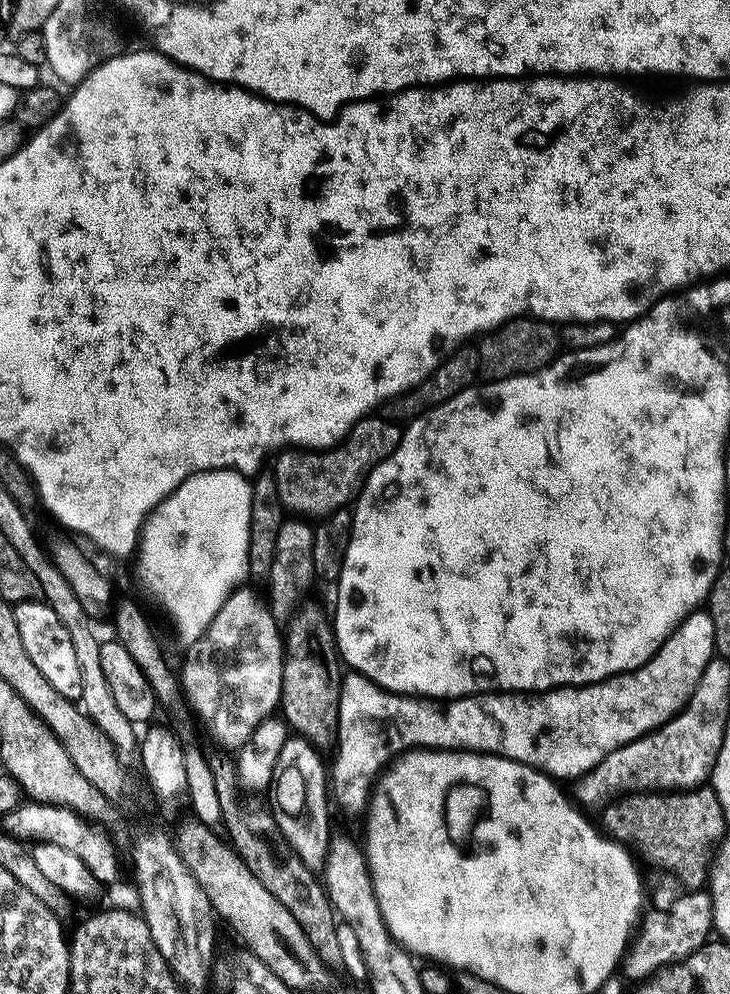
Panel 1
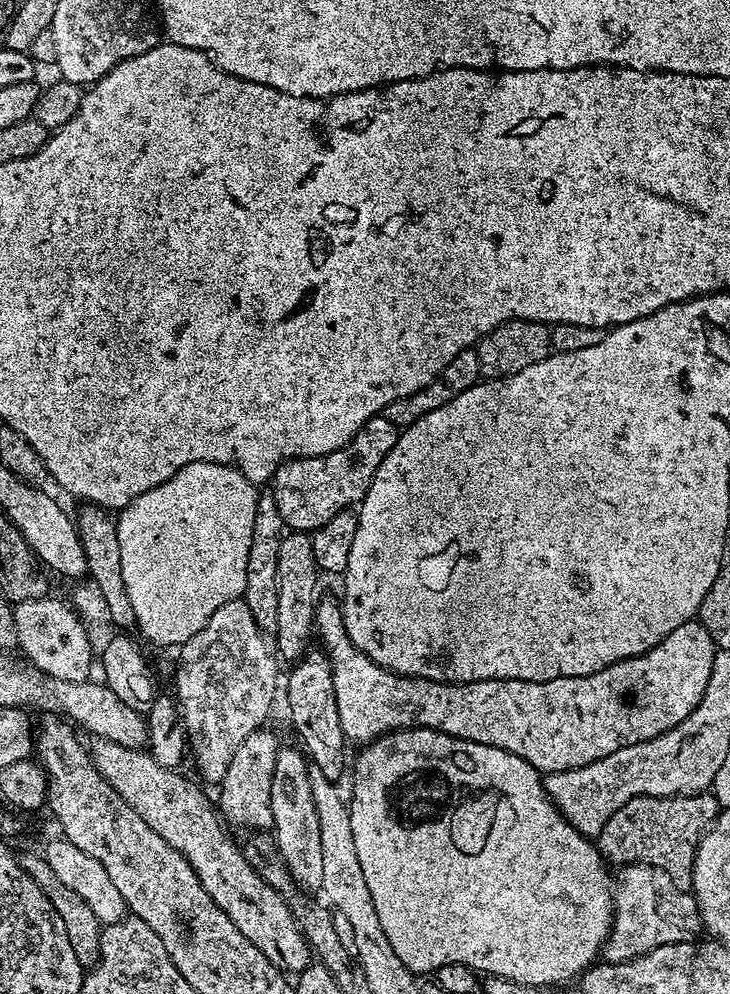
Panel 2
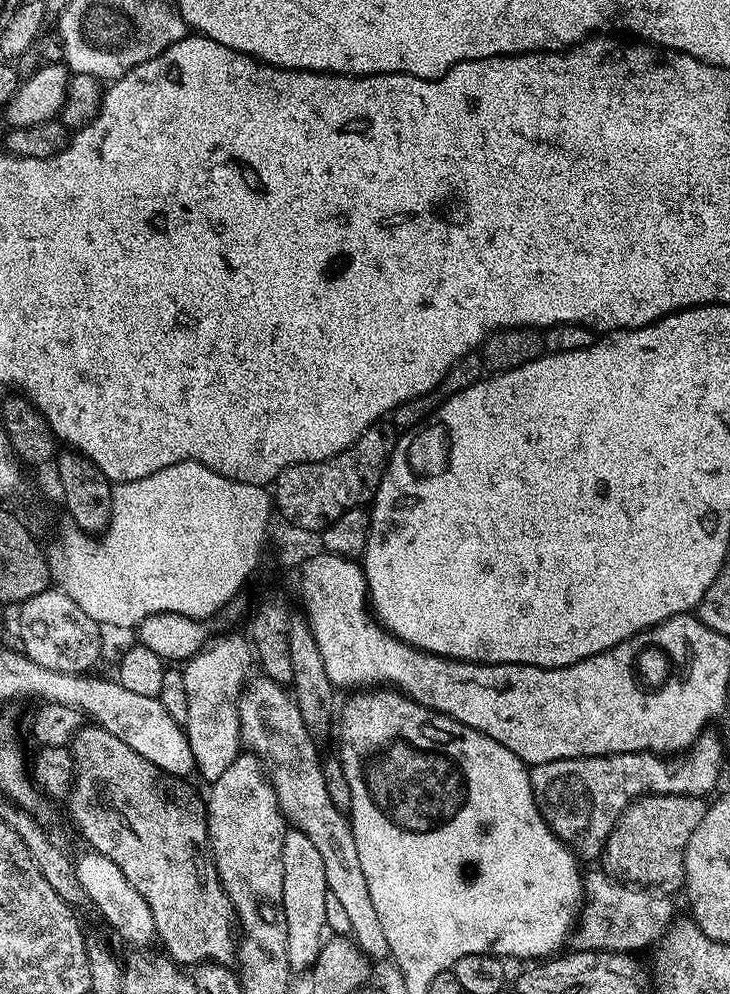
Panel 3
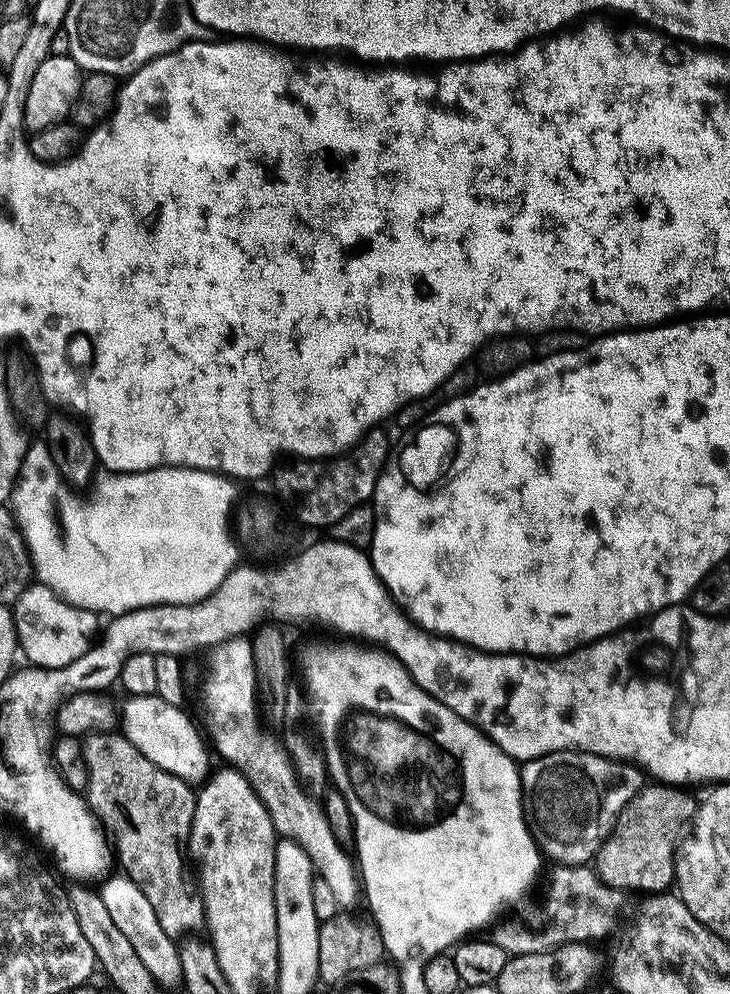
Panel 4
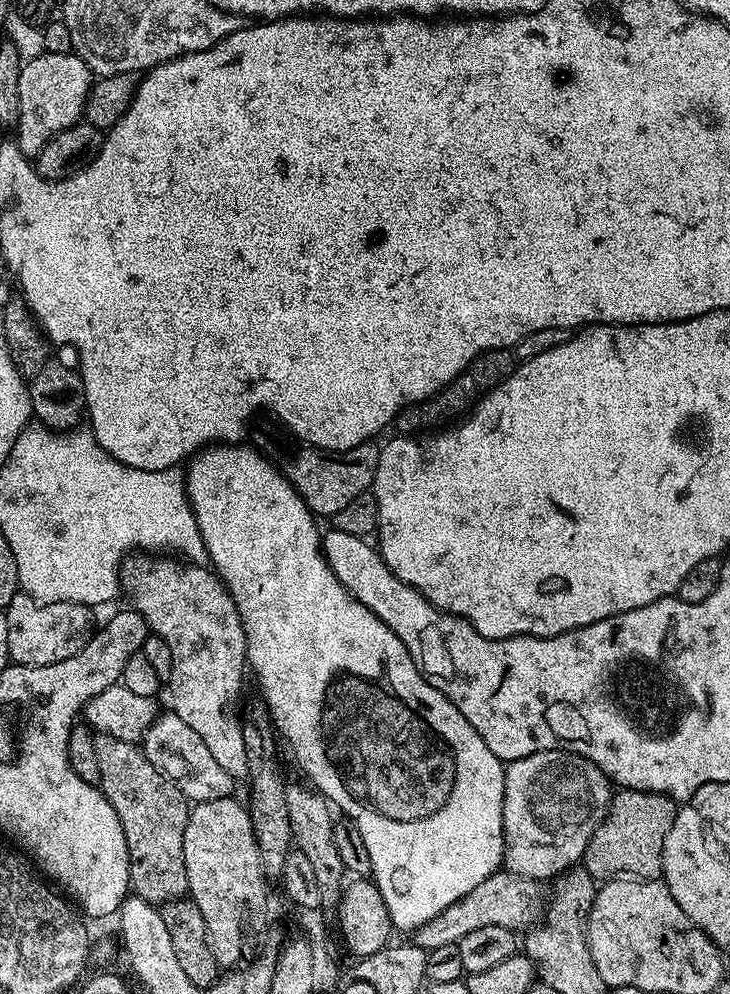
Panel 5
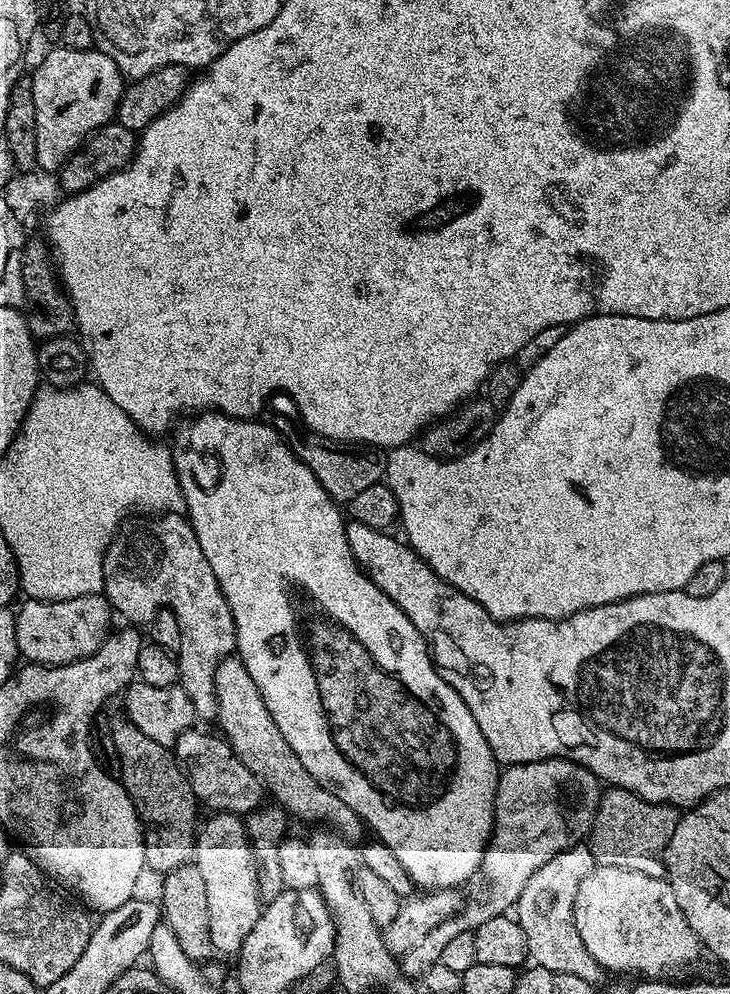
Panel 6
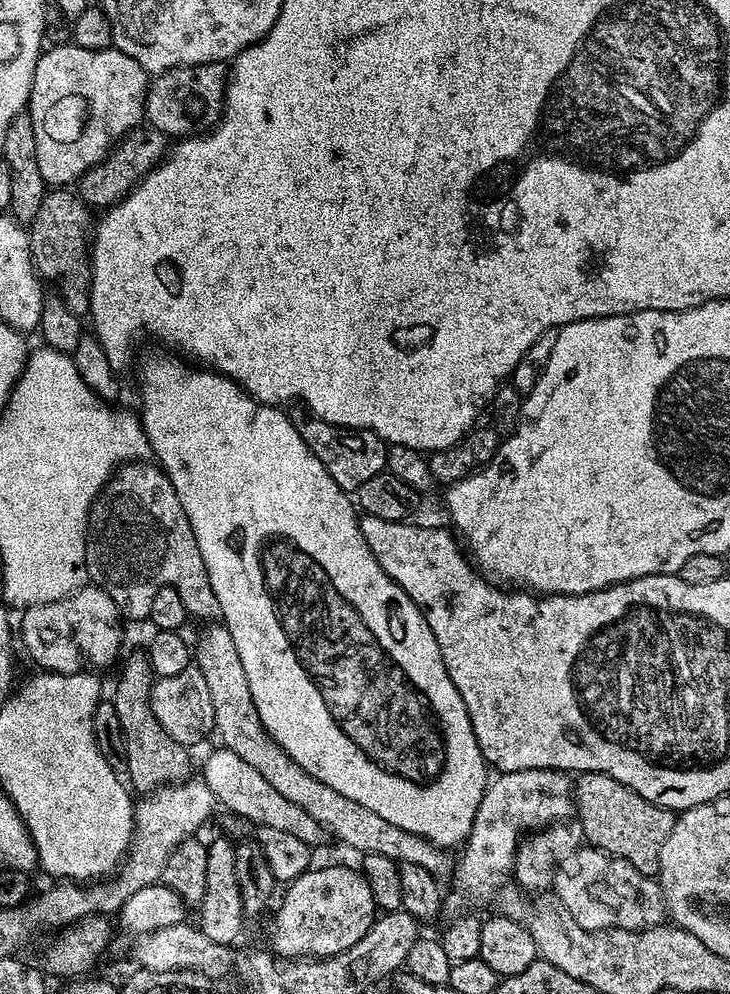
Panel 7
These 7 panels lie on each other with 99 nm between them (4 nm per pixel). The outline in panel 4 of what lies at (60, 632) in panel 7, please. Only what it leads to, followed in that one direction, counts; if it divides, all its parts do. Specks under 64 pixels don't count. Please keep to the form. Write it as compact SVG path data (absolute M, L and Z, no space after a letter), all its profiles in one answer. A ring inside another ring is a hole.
M33 582L17 598L12 608L16 620L16 643L29 665L38 668L70 666L90 650L98 636L97 613L66 602L45 584Z

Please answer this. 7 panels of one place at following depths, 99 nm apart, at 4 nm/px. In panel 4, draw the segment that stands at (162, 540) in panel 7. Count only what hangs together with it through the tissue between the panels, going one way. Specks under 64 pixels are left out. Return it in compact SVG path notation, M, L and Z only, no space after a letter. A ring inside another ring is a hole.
M235 636L232 640L223 640L216 644L214 651L216 651L216 660L212 660L208 664L208 673L204 676L204 693L201 694L200 700L204 703L204 720L208 723L209 732L207 732L207 735L210 737L210 744L215 755L217 752L225 760L223 762L225 765L235 768L237 772L241 772L248 779L250 786L266 806L277 837L292 840L300 846L309 856L310 862L315 868L315 875L319 877L328 892L334 894L334 902L339 904L341 909L351 909L348 907L355 902L356 895L359 897L362 892L361 885L358 883L358 872L354 867L353 857L342 846L338 846L338 842L330 830L330 822L326 822L321 807L312 802L314 800L297 780L287 753L283 750L273 750L271 752L262 750L257 735L258 731L262 729L262 721L258 715L251 639L244 636Z

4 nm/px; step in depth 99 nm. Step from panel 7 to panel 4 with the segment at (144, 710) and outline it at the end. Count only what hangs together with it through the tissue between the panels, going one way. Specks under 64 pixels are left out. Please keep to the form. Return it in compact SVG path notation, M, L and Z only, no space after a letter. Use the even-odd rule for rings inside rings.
M116 730L91 733L83 755L88 767L86 799L89 805L99 814L105 825L111 826L115 822L116 808L120 808L121 814L128 819L128 824L117 826L116 836L114 832L114 852L118 857L119 867L120 864L124 867L121 868L123 875L134 881L142 894L146 894L150 906L154 906L154 914L158 914L158 922L162 922L162 928L168 936L180 938L185 935L183 932L187 928L196 928L199 924L201 927L205 923L204 898L200 895L189 857L186 855L188 835L192 833L192 819L196 809L193 785L154 766L154 762L150 762L150 758L146 758L146 754L138 750L138 746L131 744L127 736Z

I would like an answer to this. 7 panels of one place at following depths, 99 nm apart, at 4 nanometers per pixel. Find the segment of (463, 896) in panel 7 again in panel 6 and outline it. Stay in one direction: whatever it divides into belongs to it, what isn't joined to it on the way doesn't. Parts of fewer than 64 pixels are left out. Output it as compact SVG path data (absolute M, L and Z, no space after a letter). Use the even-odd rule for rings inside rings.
M560 756L529 764L507 765L499 773L496 782L496 809L492 819L492 837L488 840L488 846L484 849L484 861L480 864L479 875L484 876L488 885L485 886L481 896L473 898L472 904L465 903L461 911L436 926L434 930L430 930L430 934L426 934L426 938L422 938L418 946L406 950L406 954L399 957L403 974L409 978L423 978L432 965L439 964L442 950L457 934L475 932L478 926L482 926L482 922L490 922L490 918L505 915L515 905L516 899L522 894L522 886L526 886L534 870L542 870L542 866L546 866L550 858L562 854L568 848L573 848L591 833L601 795L601 781L597 780L590 769L572 760L564 760Z

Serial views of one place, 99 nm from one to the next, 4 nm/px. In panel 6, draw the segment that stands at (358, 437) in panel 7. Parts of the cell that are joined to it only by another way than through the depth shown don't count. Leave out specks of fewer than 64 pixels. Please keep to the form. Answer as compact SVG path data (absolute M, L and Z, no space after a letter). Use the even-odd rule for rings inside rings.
M277 394L271 397L270 408L276 413L270 417L277 432L284 437L292 453L311 470L318 482L337 502L358 498L366 486L374 486L384 480L385 457L372 446L349 446L347 443L319 436L308 429L308 425L297 415L298 409L288 396Z

